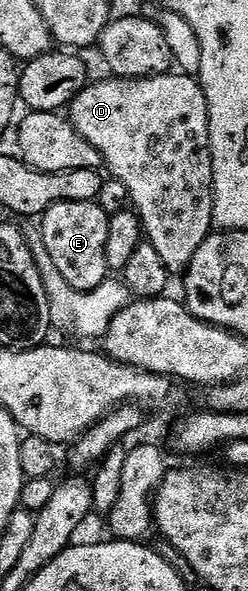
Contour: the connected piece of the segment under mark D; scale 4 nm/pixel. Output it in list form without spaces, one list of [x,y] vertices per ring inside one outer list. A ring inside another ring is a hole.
[[[174,75],[149,76],[148,78],[140,78],[139,80],[105,78],[106,80],[100,81],[99,84],[94,84],[94,82],[87,83],[82,93],[68,105],[68,119],[81,136],[88,138],[88,142],[92,142],[92,146],[96,146],[96,150],[100,150],[105,171],[113,179],[124,182],[124,186],[128,186],[130,204],[133,211],[138,214],[138,221],[142,223],[142,235],[145,243],[155,248],[156,254],[160,254],[164,266],[171,274],[182,274],[185,273],[187,266],[192,262],[196,250],[200,250],[200,246],[204,246],[204,242],[211,236],[212,229],[214,228],[214,167],[212,166],[212,158],[210,157],[208,102],[206,101],[206,95],[201,83],[193,75],[190,75],[191,77]]]

